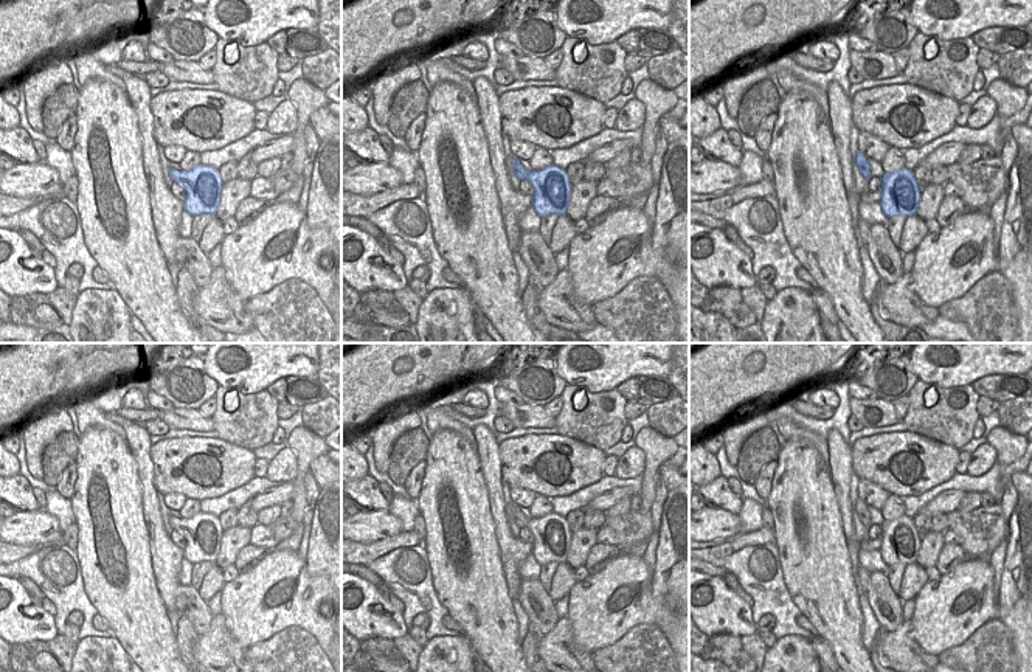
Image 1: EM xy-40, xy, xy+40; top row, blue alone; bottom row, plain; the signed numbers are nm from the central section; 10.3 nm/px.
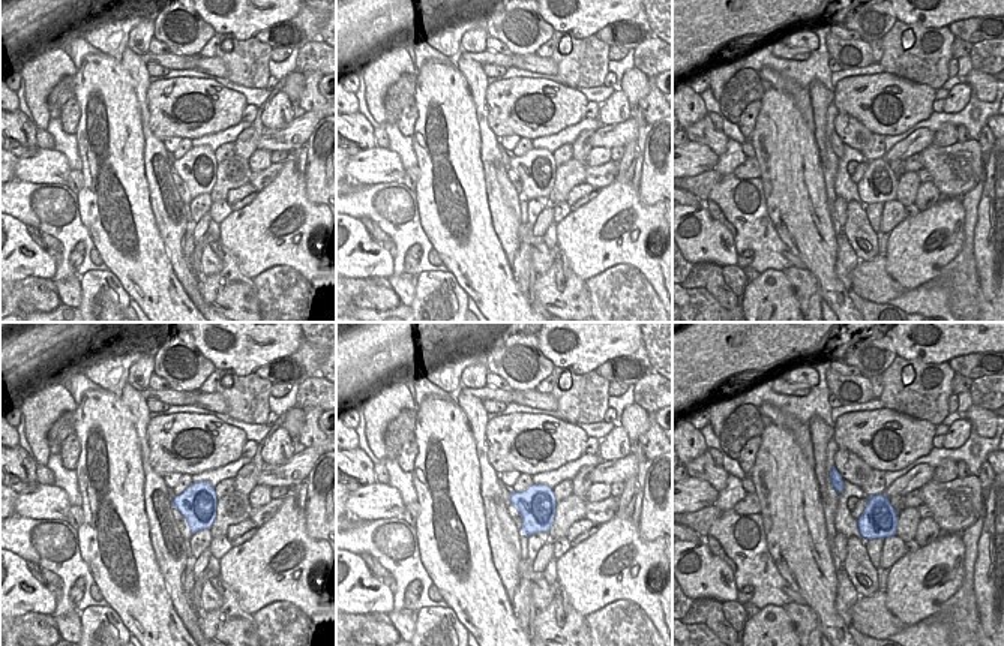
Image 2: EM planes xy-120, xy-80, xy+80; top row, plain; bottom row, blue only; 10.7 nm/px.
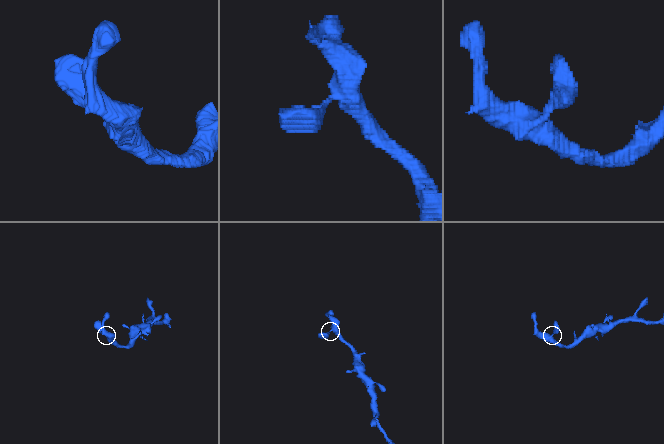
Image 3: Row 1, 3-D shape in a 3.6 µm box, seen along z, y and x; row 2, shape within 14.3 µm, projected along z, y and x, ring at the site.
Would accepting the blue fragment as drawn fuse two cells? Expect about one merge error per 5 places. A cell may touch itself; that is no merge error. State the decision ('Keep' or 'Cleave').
Keep

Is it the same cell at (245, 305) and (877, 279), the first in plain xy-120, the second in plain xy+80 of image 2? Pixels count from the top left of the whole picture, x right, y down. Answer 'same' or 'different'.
same

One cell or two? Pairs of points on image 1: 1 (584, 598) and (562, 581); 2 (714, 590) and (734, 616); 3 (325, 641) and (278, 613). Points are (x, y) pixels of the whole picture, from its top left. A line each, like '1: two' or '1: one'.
1: two
2: one
3: one

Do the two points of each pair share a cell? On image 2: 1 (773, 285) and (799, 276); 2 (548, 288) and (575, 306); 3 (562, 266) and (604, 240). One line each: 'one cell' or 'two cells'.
1: two cells
2: one cell
3: two cells

